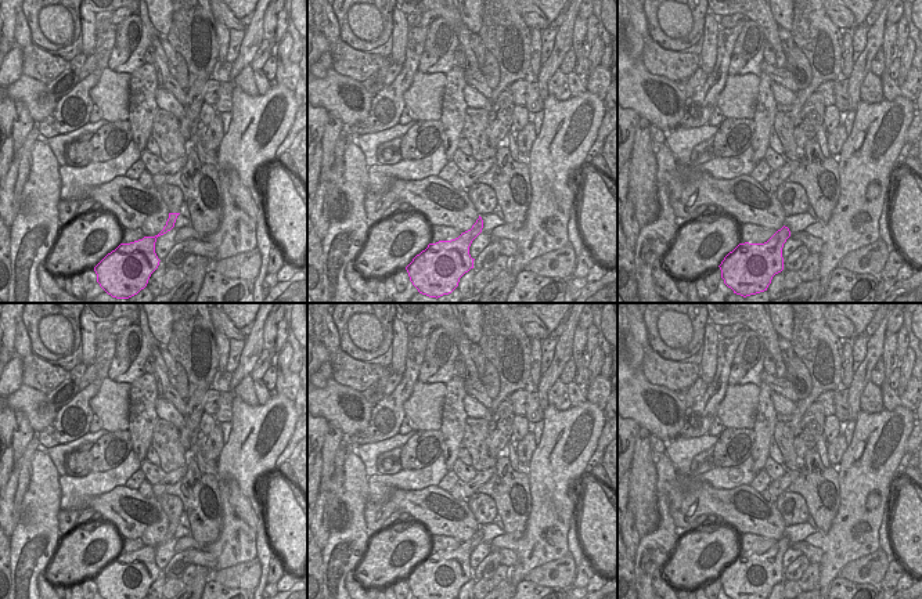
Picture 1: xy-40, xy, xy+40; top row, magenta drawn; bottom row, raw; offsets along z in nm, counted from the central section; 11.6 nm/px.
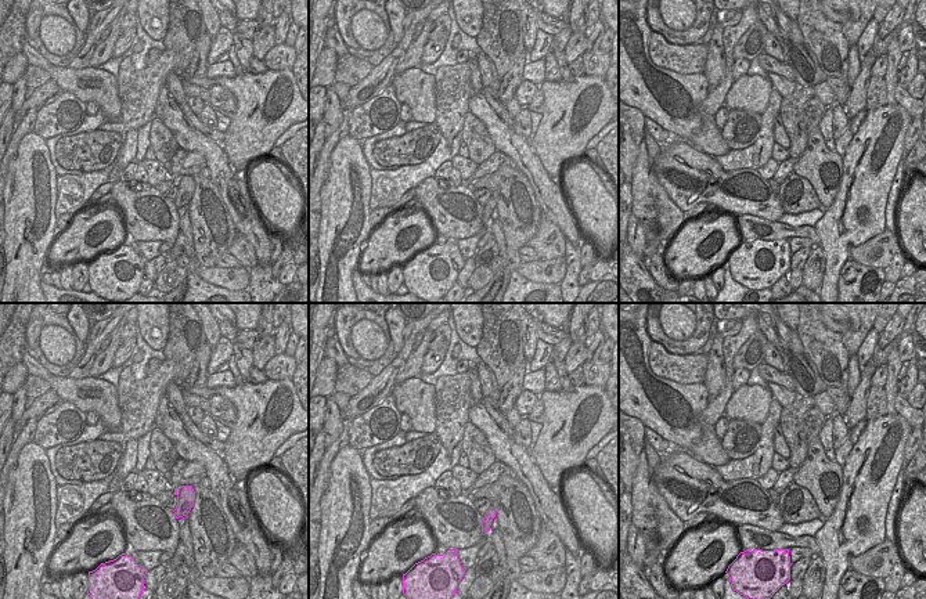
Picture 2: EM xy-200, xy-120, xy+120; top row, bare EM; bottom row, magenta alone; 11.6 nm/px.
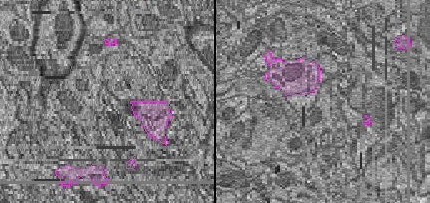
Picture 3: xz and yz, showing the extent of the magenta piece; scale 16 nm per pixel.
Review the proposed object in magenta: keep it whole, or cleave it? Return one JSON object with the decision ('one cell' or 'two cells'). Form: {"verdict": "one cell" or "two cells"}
{"verdict": "one cell"}

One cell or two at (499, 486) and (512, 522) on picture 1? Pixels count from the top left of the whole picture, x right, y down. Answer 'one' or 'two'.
one

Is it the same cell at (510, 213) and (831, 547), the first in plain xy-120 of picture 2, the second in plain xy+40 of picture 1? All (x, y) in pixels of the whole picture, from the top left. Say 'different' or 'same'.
different

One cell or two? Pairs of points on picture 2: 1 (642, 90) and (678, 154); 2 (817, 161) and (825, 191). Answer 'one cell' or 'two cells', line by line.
1: two cells
2: one cell

